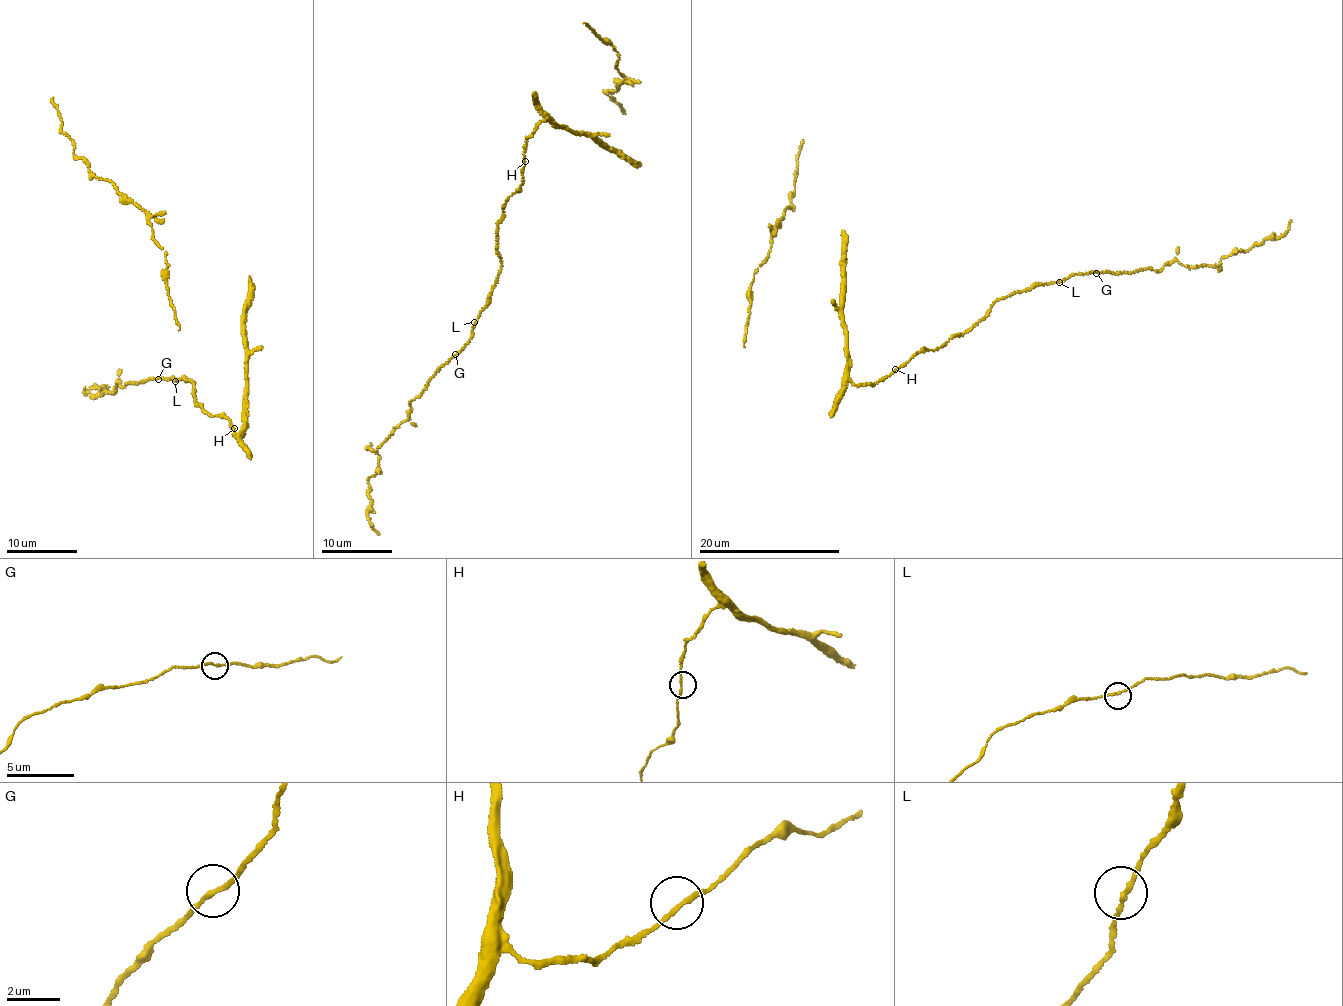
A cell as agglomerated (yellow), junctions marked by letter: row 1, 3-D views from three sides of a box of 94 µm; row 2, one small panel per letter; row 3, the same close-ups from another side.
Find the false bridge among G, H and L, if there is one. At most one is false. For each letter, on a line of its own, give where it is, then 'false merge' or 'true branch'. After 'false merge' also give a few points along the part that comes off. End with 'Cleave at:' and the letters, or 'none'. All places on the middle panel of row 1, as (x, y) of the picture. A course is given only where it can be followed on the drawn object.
G: place (455, 354); true branch
H: place (525, 161); true branch
L: place (474, 322); true branch
Cleave at: none

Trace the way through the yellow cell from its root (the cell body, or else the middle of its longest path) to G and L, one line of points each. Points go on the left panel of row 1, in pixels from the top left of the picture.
G: (233, 429), (227, 418), (211, 417), (198, 406), (193, 395), (194, 384), (190, 380), (158, 379)
L: (233, 429), (227, 418), (211, 417), (198, 406), (193, 395), (194, 383), (183, 379), (175, 381)

